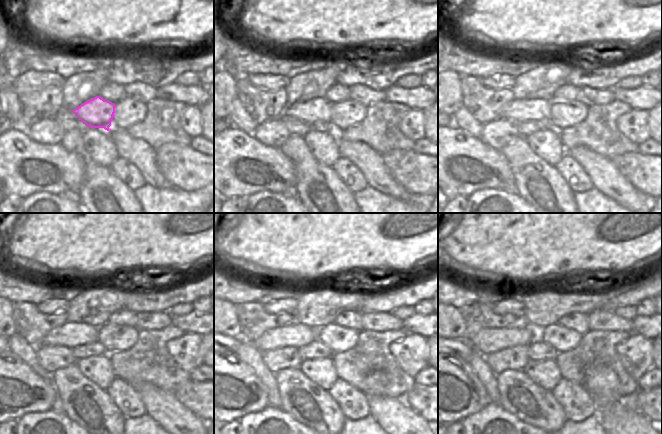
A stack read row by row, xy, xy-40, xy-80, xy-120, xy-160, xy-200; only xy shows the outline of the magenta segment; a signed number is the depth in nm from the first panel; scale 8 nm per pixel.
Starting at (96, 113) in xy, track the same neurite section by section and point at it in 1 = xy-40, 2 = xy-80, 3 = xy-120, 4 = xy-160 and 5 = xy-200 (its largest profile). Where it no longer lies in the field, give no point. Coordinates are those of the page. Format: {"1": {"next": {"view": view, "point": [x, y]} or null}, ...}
{"1": {"next": {"view": "xy-40", "point": [317, 111]}}, "2": {"next": {"view": "xy-80", "point": [517, 110]}}, "3": {"next": {"view": "xy-120", "point": [71, 334]}}, "4": {"next": {"view": "xy-160", "point": [295, 334]}}, "5": {"next": {"view": "xy-200", "point": [490, 340]}}}

